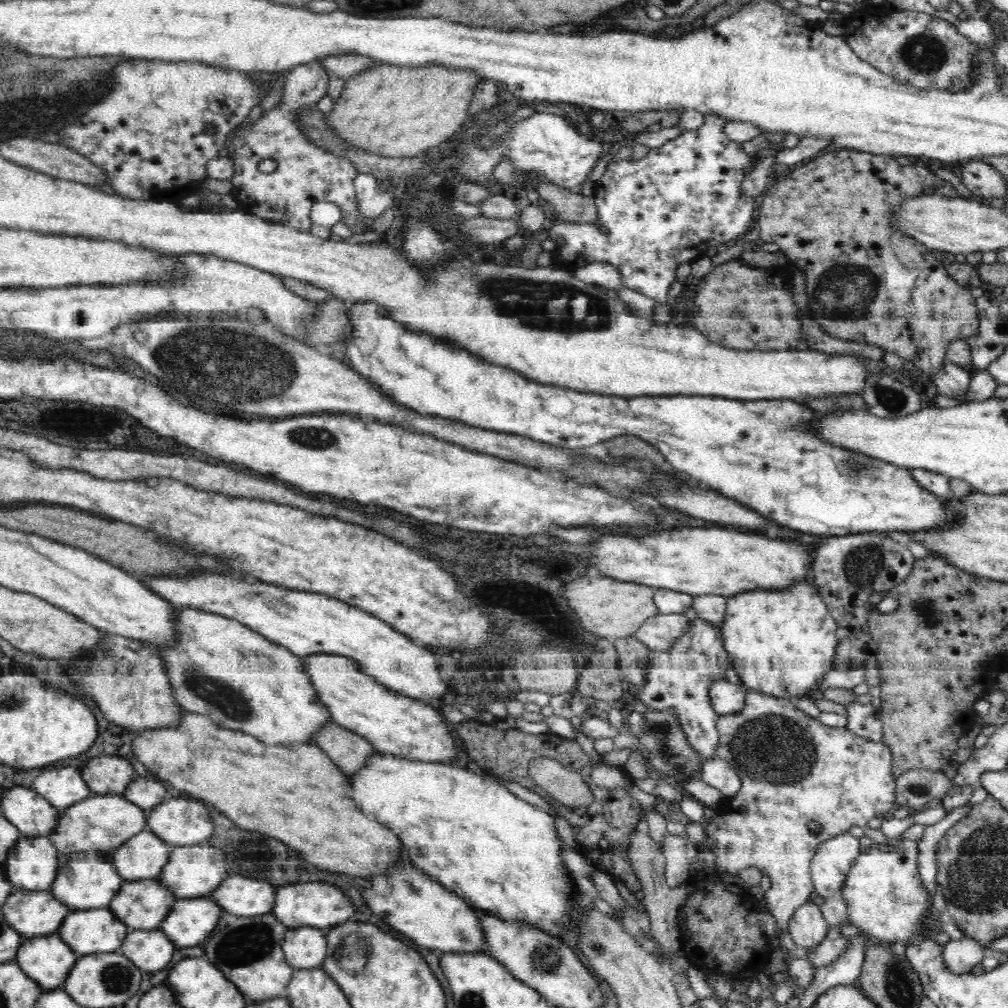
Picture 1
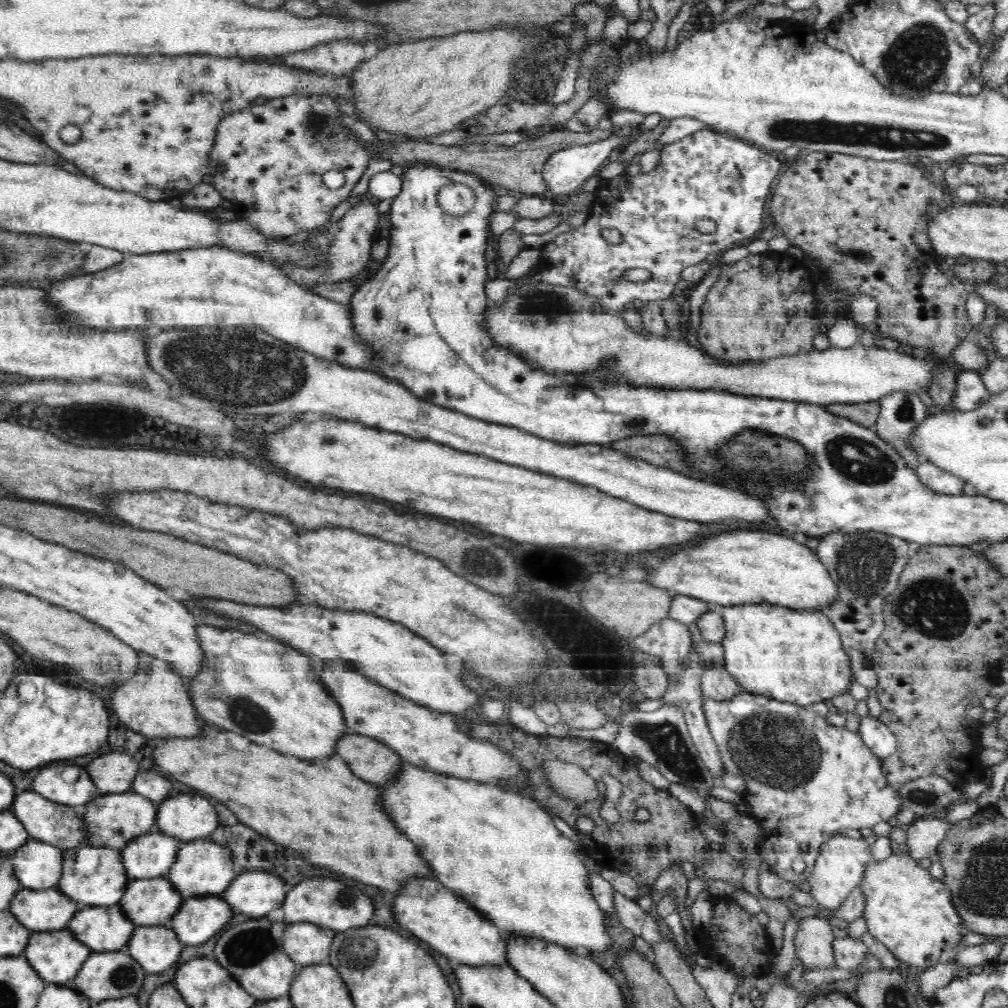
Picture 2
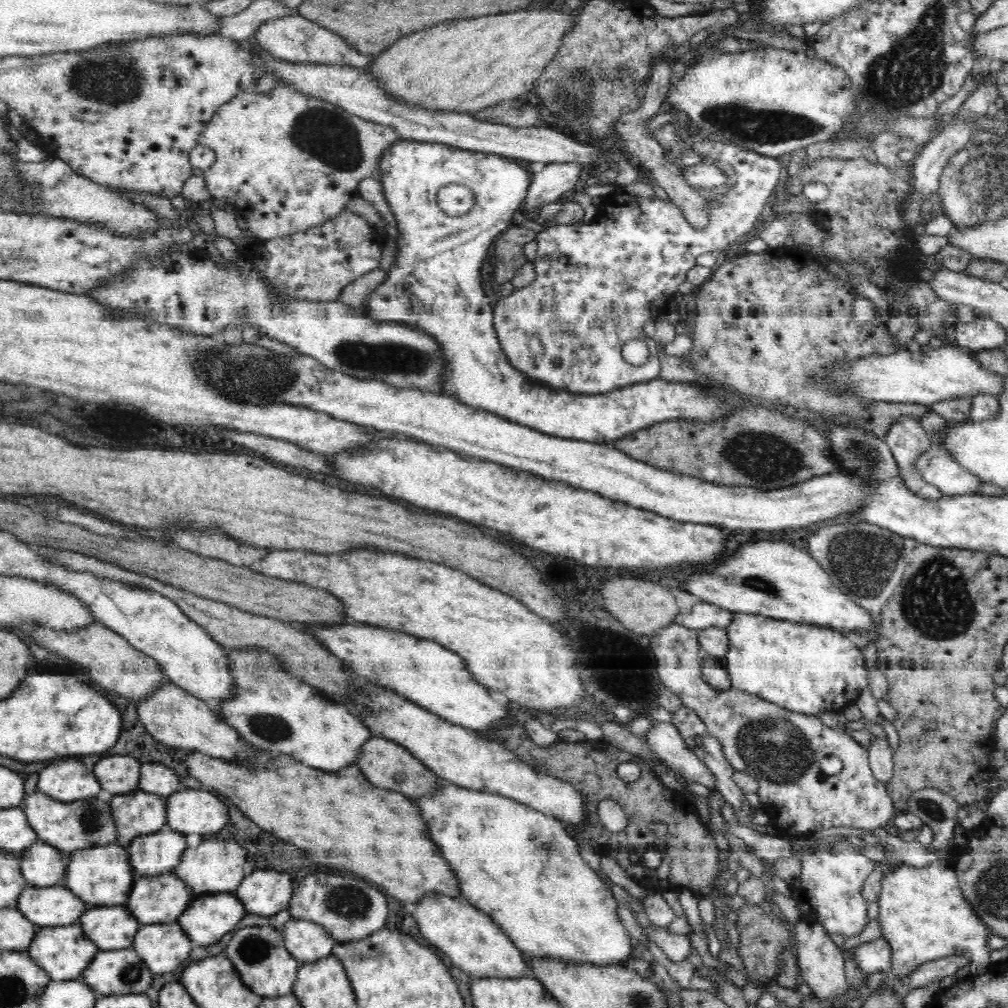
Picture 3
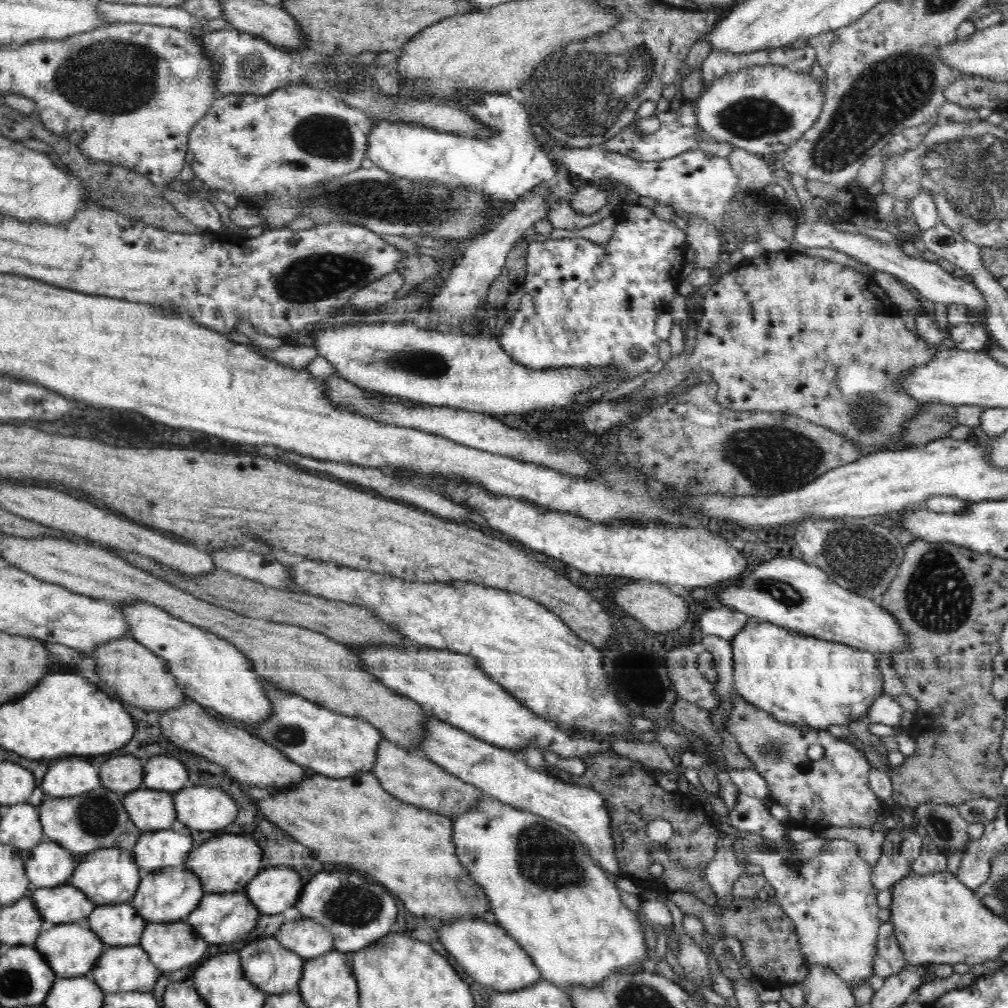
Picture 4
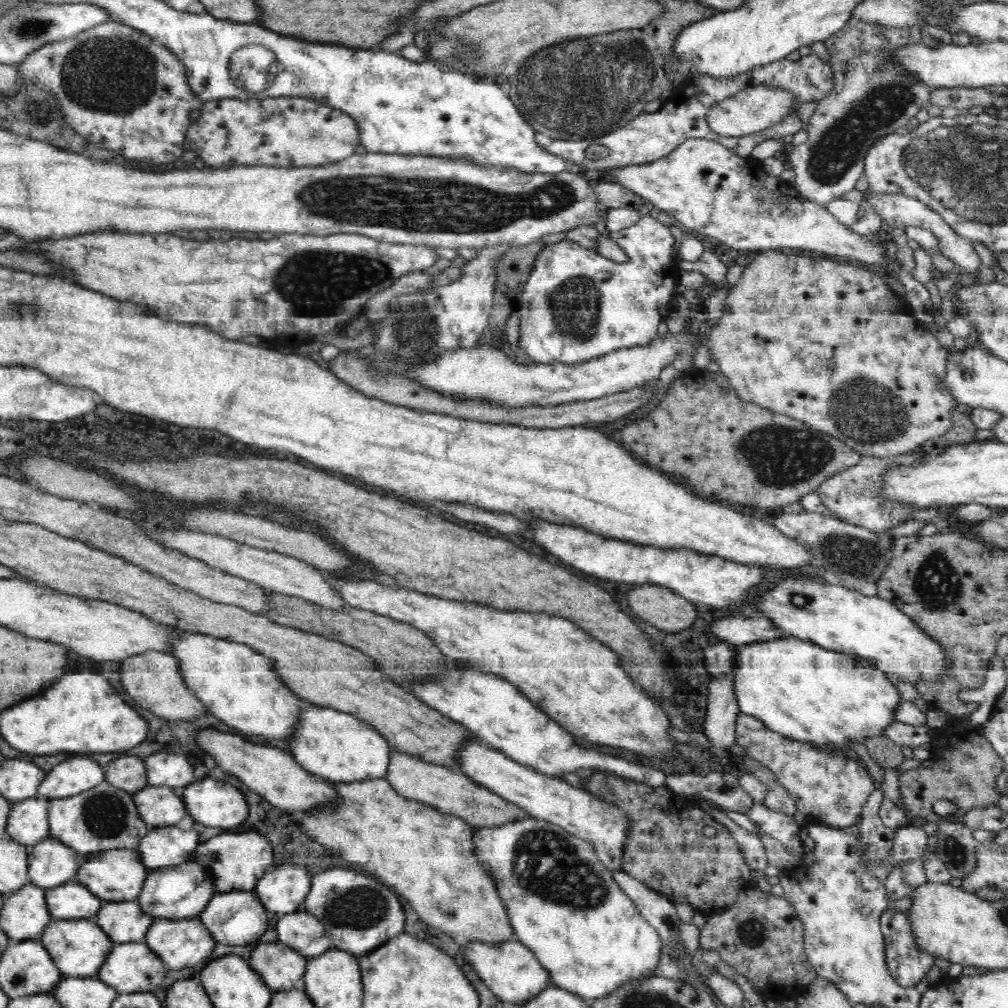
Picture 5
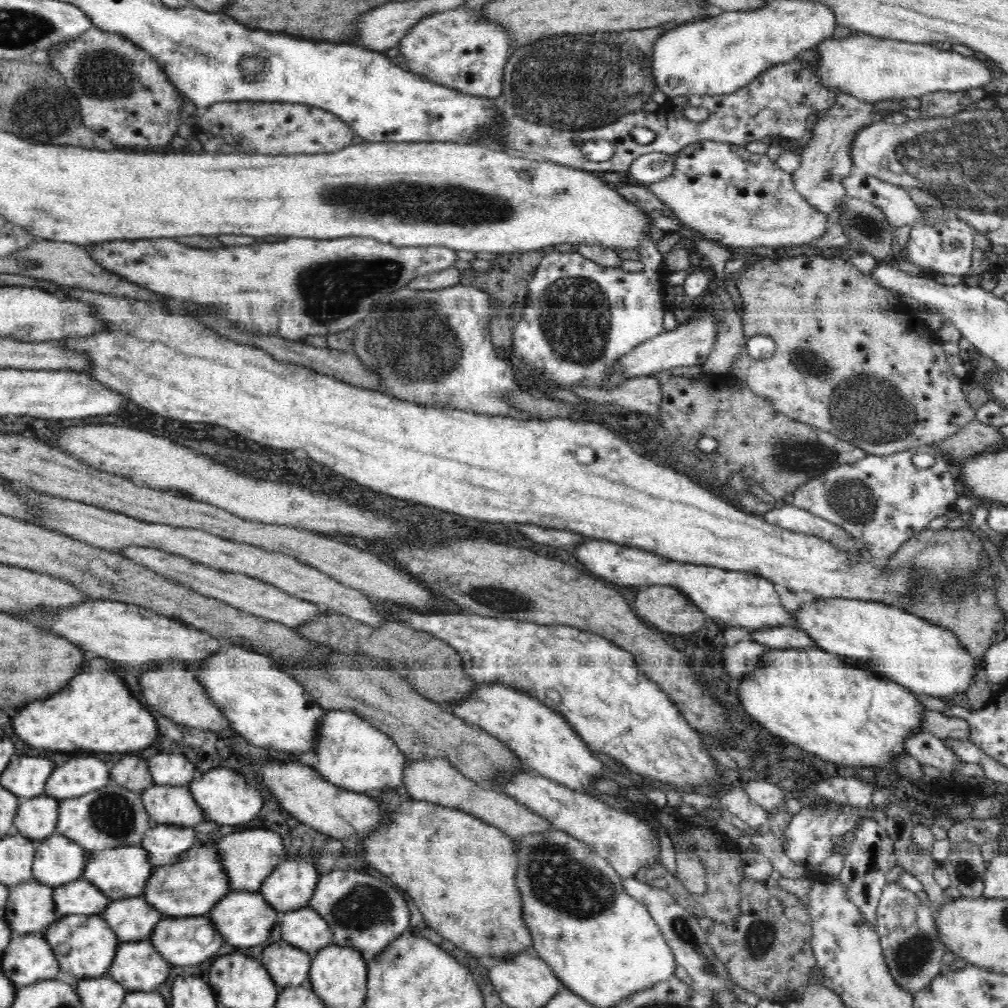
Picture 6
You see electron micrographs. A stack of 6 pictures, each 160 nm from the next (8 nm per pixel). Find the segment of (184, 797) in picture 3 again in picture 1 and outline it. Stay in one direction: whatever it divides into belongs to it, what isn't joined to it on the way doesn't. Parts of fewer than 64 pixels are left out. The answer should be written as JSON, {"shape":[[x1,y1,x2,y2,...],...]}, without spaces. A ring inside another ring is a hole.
{"shape":[[170,798,147,812,148,830,166,844,196,845,214,832,214,822,202,802]]}

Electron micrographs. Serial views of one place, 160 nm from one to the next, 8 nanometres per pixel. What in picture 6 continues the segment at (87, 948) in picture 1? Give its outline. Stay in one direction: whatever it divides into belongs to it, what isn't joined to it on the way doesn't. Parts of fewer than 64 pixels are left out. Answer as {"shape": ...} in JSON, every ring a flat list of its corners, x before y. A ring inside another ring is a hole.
{"shape":[[144,896,112,902,102,916,122,942,148,938,160,918,164,917,154,908,148,908]]}

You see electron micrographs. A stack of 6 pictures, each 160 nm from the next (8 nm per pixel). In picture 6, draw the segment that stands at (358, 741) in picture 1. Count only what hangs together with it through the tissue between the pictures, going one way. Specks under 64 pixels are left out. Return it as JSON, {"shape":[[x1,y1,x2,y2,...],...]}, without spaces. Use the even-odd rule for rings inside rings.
{"shape":[[446,759,409,760,409,764,404,766,401,774,402,789,412,799,426,800,444,808,461,810,461,812,500,829,512,840,518,836,524,836,526,833,536,833,553,828,548,819,531,812,528,807,520,804,510,795,479,784,460,774,460,771,456,770,456,767]]}

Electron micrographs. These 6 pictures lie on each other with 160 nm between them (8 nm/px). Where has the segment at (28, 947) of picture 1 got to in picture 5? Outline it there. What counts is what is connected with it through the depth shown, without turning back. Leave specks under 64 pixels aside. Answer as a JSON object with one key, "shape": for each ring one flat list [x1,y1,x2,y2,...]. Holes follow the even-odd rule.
{"shape":[[90,920,52,922,42,934,42,942,61,974,68,974,68,977,92,977,92,974,100,970,100,964,104,965,104,956,108,956,108,952,112,950,108,936,104,936,104,932]]}

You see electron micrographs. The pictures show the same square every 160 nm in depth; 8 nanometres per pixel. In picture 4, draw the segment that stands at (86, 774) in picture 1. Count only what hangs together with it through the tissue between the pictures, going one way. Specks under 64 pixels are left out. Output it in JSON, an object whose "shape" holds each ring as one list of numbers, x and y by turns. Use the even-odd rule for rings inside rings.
{"shape":[[134,756,110,758,100,768,102,784,114,792,132,792,143,788,142,764]]}

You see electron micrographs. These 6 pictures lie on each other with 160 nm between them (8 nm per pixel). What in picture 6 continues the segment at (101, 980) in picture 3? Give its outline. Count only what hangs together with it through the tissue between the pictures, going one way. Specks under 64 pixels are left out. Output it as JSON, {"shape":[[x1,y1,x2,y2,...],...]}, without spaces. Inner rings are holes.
{"shape":[[126,942,118,948,113,964,108,968,108,978,120,983,125,990,154,990,168,980,172,964,168,963,152,948,152,942]]}

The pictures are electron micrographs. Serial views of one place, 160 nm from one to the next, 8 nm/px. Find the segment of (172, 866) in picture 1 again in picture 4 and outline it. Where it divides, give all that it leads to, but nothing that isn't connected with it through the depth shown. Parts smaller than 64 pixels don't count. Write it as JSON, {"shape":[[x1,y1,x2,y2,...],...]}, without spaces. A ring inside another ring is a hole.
{"shape":[[224,834,212,840,198,840,194,845,184,868,194,872,202,880,202,892,238,892,245,890,245,885,260,870,262,852,260,846,250,836]]}

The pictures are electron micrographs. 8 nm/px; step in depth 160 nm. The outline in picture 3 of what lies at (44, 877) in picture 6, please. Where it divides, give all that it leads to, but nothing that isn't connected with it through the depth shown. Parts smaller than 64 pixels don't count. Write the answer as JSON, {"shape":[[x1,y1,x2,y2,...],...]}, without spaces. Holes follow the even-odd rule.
{"shape":[[37,840,19,855,21,873,30,887,46,888,63,883,66,858,60,849]]}

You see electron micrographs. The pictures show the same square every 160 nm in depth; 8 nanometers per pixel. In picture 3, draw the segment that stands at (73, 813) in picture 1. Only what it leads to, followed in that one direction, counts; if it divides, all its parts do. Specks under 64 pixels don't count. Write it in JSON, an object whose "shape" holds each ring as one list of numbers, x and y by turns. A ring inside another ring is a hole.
{"shape":[[135,790,120,795,109,795,107,798,118,845,127,847,138,835,156,832,165,825,166,800,162,800,161,796]]}

